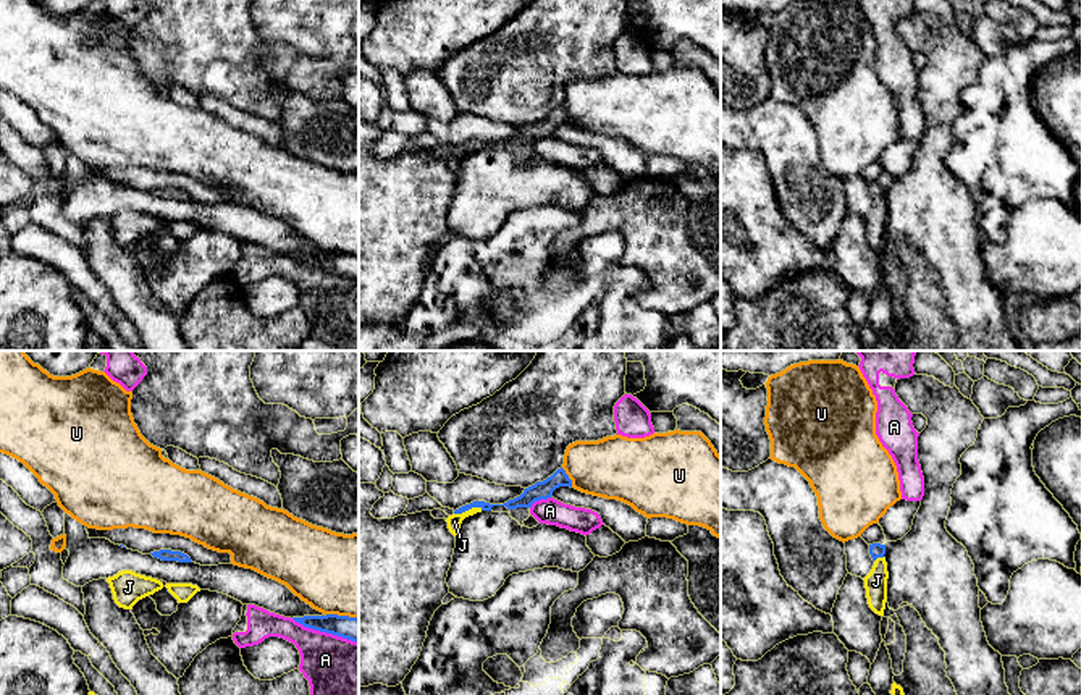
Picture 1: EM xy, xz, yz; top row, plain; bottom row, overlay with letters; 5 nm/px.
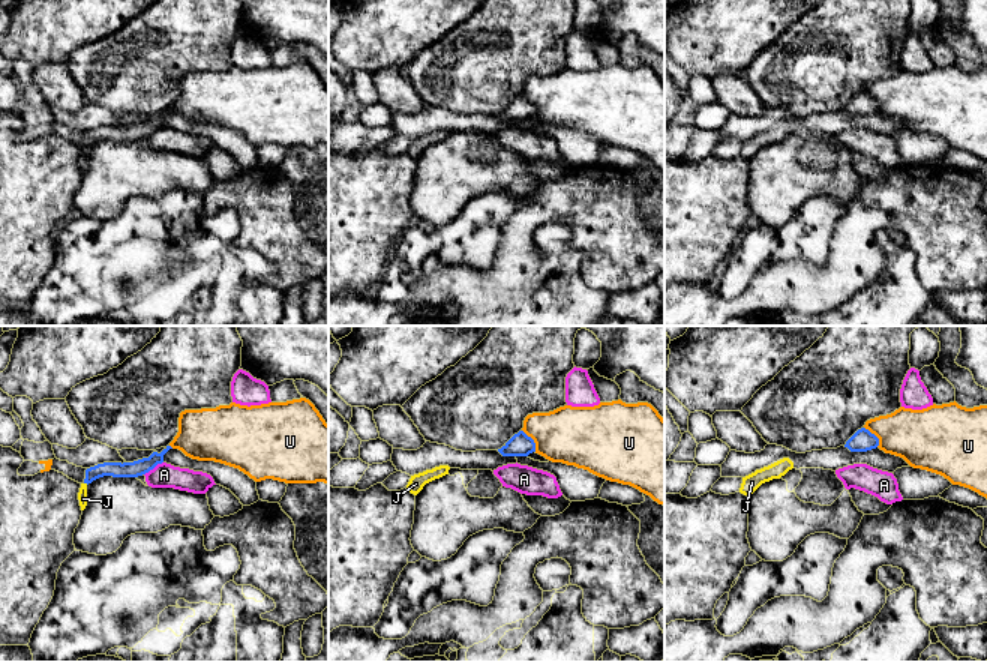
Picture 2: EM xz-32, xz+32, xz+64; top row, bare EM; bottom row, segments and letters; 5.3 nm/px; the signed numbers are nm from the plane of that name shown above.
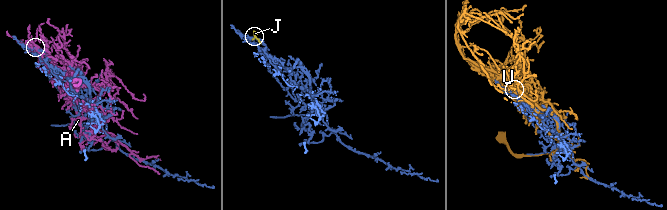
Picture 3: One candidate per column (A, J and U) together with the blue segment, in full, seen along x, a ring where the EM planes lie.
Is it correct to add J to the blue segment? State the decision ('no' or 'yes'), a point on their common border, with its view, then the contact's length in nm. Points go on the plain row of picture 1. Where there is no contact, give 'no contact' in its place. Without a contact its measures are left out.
no; contact xz (467, 147); length 150 nm

